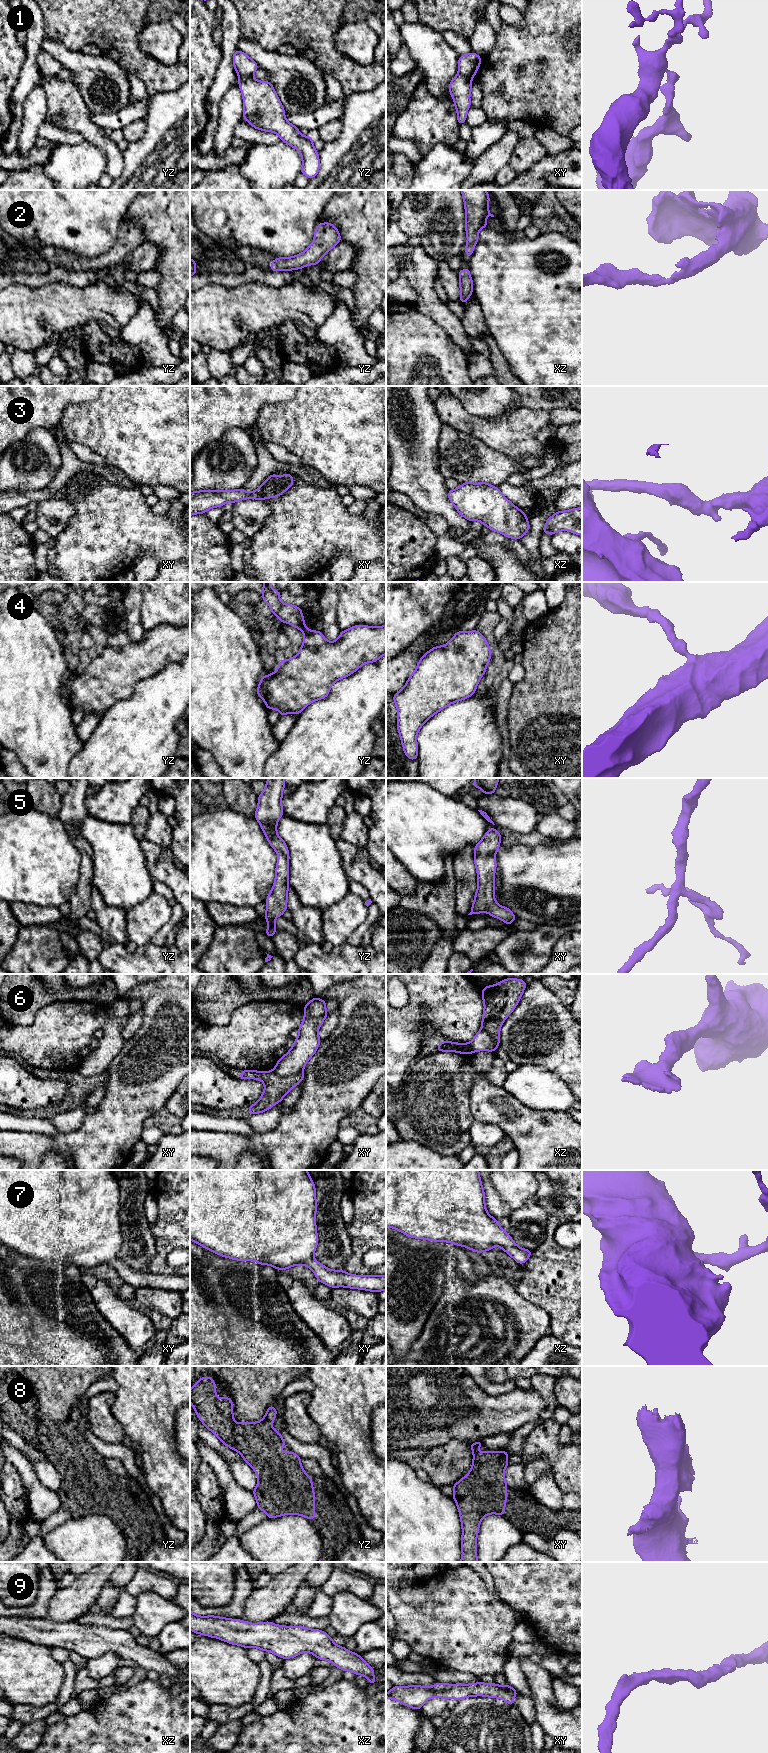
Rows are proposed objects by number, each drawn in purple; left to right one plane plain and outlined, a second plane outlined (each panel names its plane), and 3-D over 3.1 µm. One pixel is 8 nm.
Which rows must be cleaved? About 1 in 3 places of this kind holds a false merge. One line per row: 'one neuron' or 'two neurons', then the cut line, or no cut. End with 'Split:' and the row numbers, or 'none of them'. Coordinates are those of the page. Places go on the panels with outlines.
1: two neurons | yz (252, 75), (241, 75), (239, 77)
2: one neuron | no cut
3: two neurons | xy (274, 486), (270, 486), (267, 489)
4: one neuron | no cut
5: one neuron | no cut
6: two neurons | xy (272, 1070), (281, 1076), (291, 1076), (302, 1072)
7: one neuron | no cut
8: one neuron | no cut
9: one neuron | no cut
Split: 1, 3, 6

